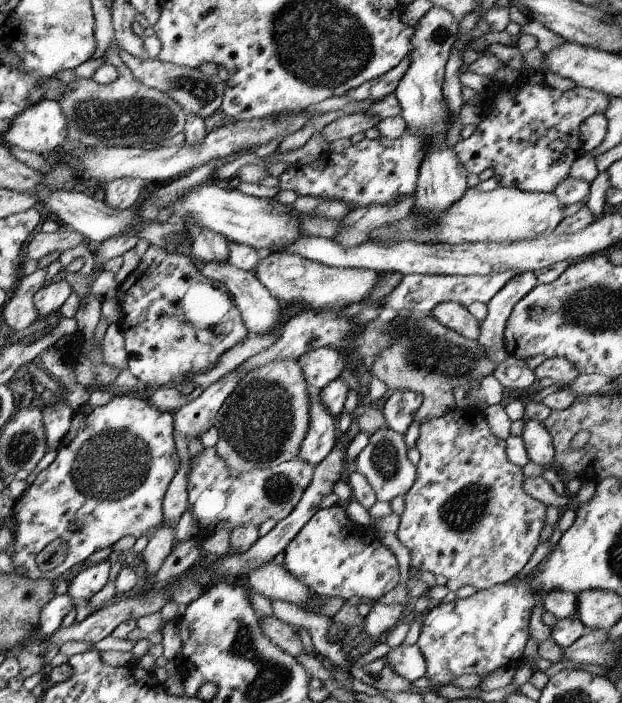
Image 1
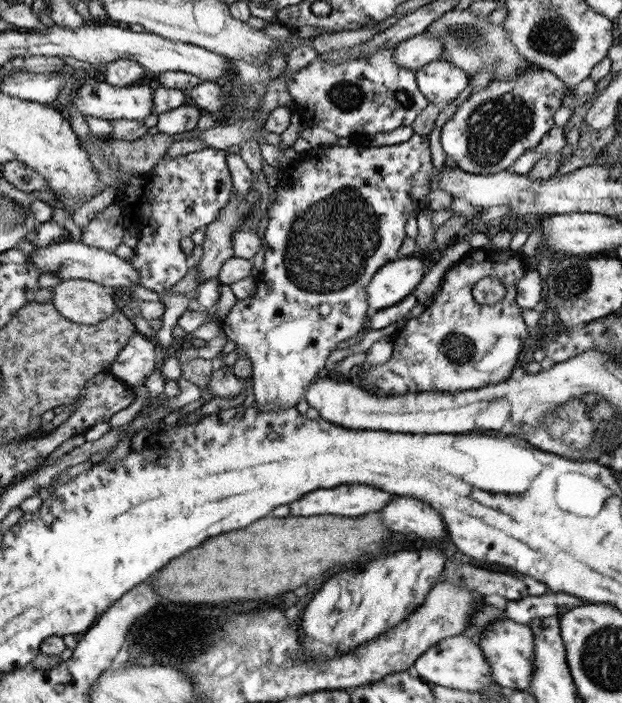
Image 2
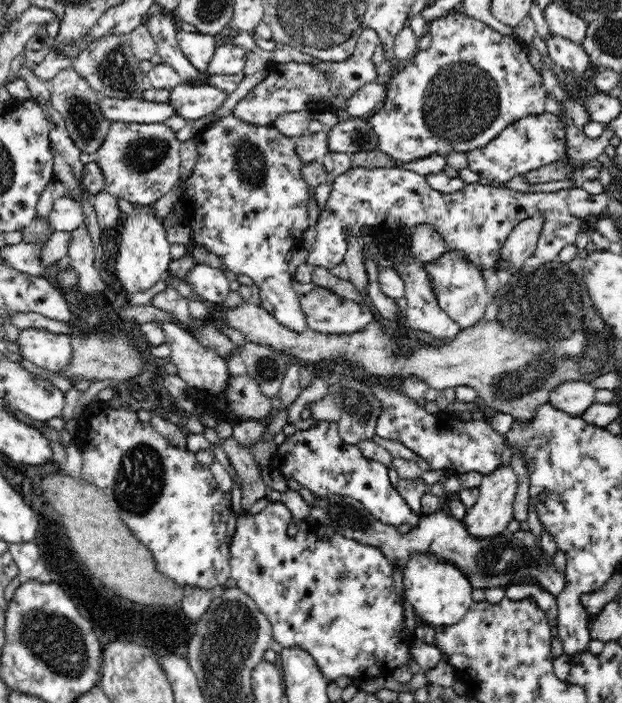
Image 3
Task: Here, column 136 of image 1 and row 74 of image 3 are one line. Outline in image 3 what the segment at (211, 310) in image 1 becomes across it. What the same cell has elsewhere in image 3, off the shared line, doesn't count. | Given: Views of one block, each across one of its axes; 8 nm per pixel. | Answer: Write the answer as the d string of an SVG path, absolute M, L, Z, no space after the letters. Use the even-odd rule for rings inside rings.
M366 28L356 44L356 50L352 58L338 62L338 64L302 64L302 62L288 62L288 64L268 64L266 78L250 90L246 98L242 98L236 108L232 110L232 116L256 124L256 126L272 126L278 116L288 112L308 112L320 114L320 112L336 112L340 108L348 106L348 100L362 90L366 84L382 82L376 64L372 62L372 56L376 52L376 46L382 44L376 30Z

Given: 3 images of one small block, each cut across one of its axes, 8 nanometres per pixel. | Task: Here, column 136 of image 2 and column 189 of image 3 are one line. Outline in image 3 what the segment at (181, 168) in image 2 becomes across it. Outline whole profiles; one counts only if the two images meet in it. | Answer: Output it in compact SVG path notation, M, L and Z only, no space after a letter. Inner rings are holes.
M230 114L220 122L216 122L214 126L210 124L208 128L204 128L194 138L194 142L198 146L198 162L192 176L184 180L186 190L182 196L182 204L184 204L182 216L184 216L186 228L192 230L192 246L188 246L188 252L182 258L172 260L172 264L168 266L168 272L164 276L168 288L172 282L170 276L178 276L180 280L186 282L188 272L198 264L192 256L194 246L208 248L210 252L222 258L222 264L228 270L232 270L234 274L250 276L254 280L254 284L260 288L262 308L266 308L280 324L284 324L286 328L292 328L294 332L310 330L300 306L300 294L294 292L294 286L292 286L292 274L288 272L290 262L286 262L288 252L294 250L292 246L300 244L300 238L312 226L308 216L308 200L310 200L312 186L308 186L300 174L300 170L304 168L304 162L296 154L294 138L284 136L274 126L248 124Z

